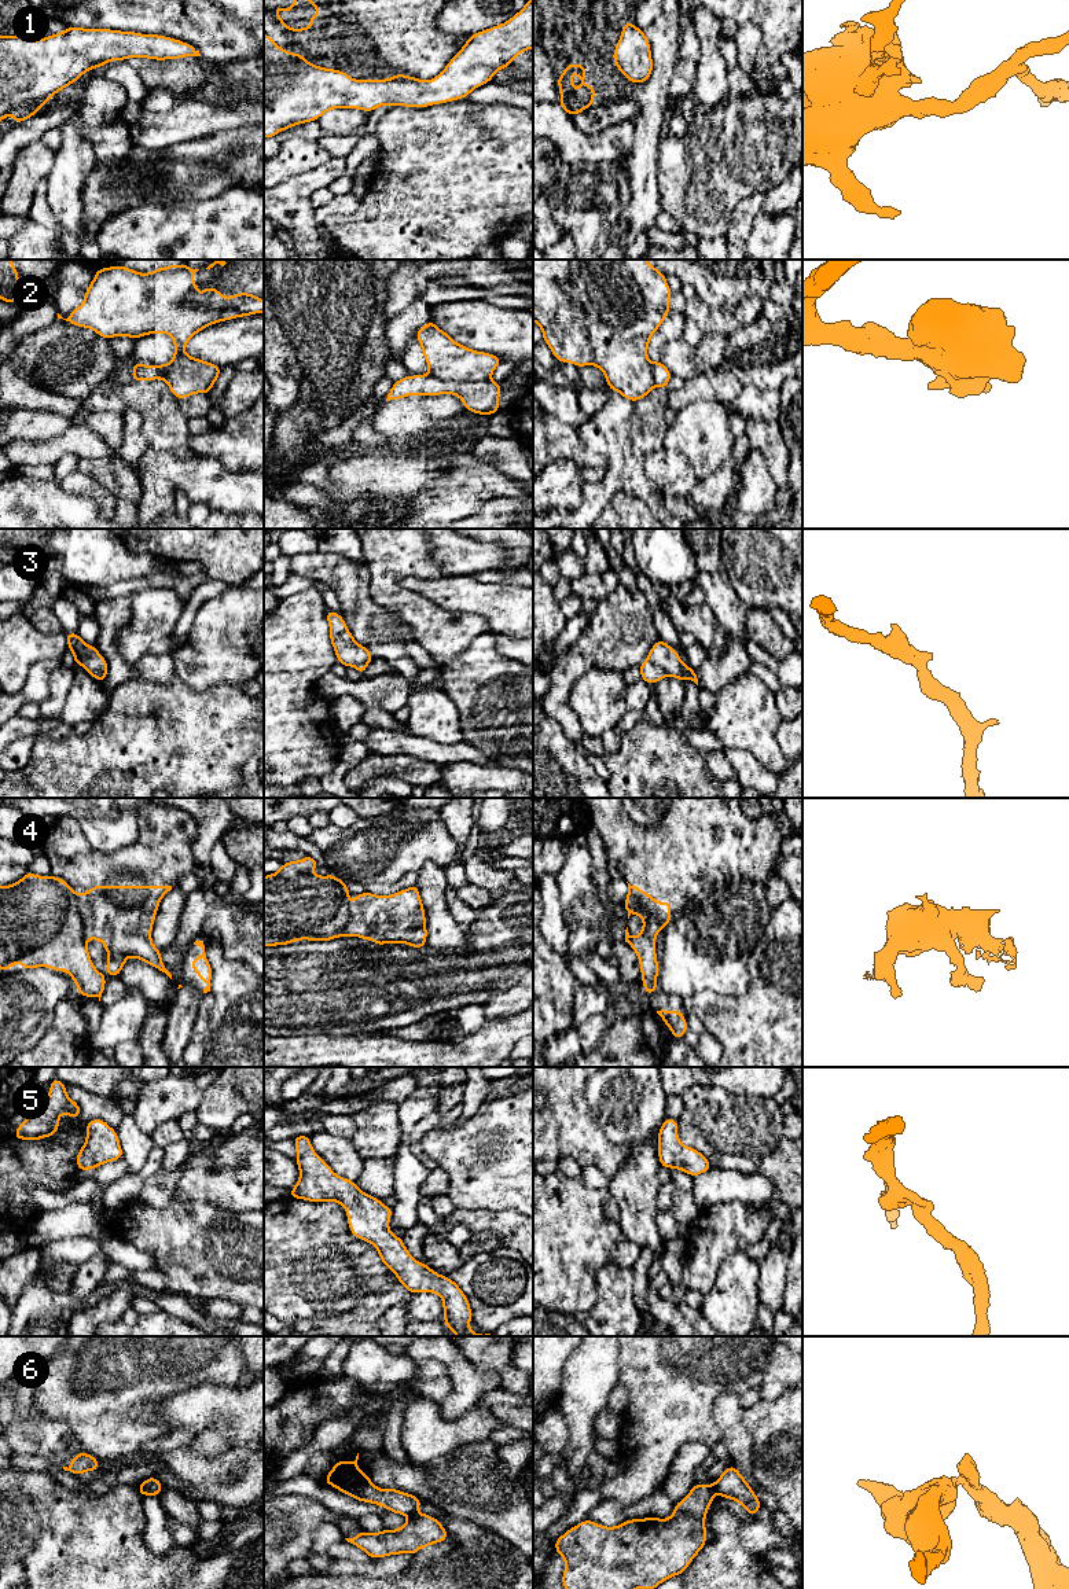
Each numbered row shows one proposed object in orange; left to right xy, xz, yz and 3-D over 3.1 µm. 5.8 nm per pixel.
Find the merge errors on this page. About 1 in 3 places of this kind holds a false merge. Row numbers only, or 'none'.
2, 4, 6

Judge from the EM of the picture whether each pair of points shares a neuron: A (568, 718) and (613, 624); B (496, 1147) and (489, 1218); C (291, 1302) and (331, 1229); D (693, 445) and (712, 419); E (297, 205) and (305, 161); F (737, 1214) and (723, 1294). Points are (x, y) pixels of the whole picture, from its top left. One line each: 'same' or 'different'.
A: same
B: different
C: same
D: same
E: different
F: different

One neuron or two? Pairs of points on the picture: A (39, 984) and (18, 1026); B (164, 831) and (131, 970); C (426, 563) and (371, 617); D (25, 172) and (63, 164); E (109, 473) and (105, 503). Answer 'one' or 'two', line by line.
A: one
B: two
C: two
D: two
E: two

